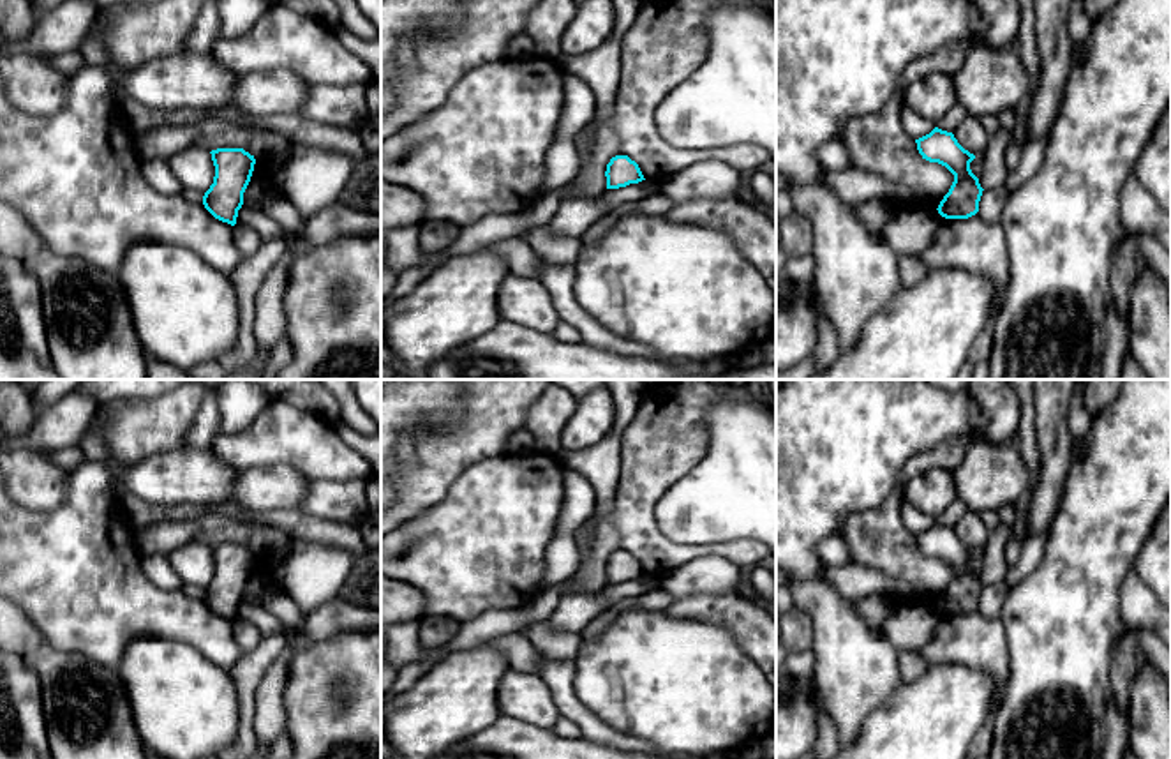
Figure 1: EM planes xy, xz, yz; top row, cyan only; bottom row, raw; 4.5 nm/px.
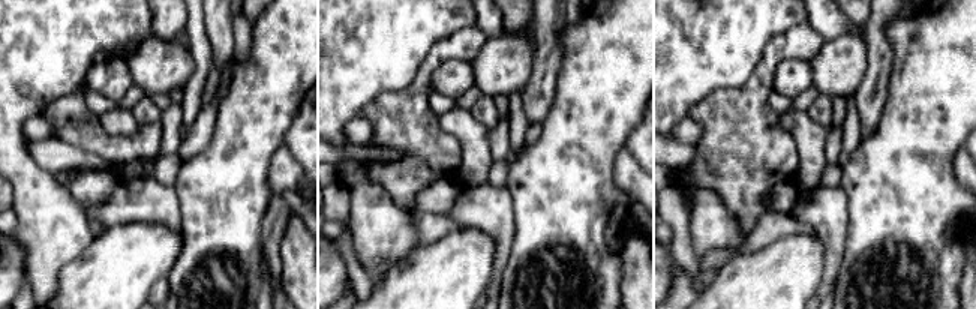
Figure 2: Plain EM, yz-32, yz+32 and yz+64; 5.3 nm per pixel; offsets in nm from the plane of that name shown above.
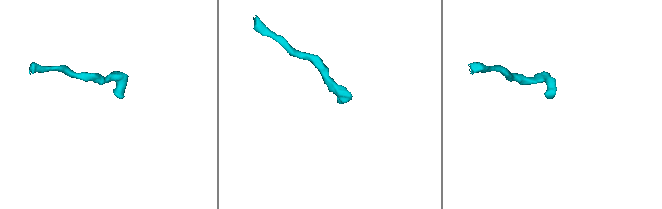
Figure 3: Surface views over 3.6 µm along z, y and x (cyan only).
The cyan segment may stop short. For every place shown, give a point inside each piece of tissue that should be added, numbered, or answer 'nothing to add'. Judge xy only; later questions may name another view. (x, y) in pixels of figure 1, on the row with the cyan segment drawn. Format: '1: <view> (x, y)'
nothing to add

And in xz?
nothing to add

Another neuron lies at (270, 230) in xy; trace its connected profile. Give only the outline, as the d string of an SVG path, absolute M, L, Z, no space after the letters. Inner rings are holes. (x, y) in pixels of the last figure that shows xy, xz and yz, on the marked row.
M242 207L238 210L236 222L256 229L261 235L263 242L286 244L289 238L287 231L275 219L268 217L263 210Z

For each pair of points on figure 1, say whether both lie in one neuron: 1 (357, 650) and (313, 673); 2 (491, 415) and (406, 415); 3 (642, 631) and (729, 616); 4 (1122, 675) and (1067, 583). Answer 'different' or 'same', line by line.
1: same
2: different
3: different
4: different

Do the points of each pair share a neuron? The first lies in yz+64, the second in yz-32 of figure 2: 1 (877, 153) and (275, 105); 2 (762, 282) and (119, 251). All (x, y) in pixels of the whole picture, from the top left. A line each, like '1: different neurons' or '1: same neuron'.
1: same neuron
2: same neuron

